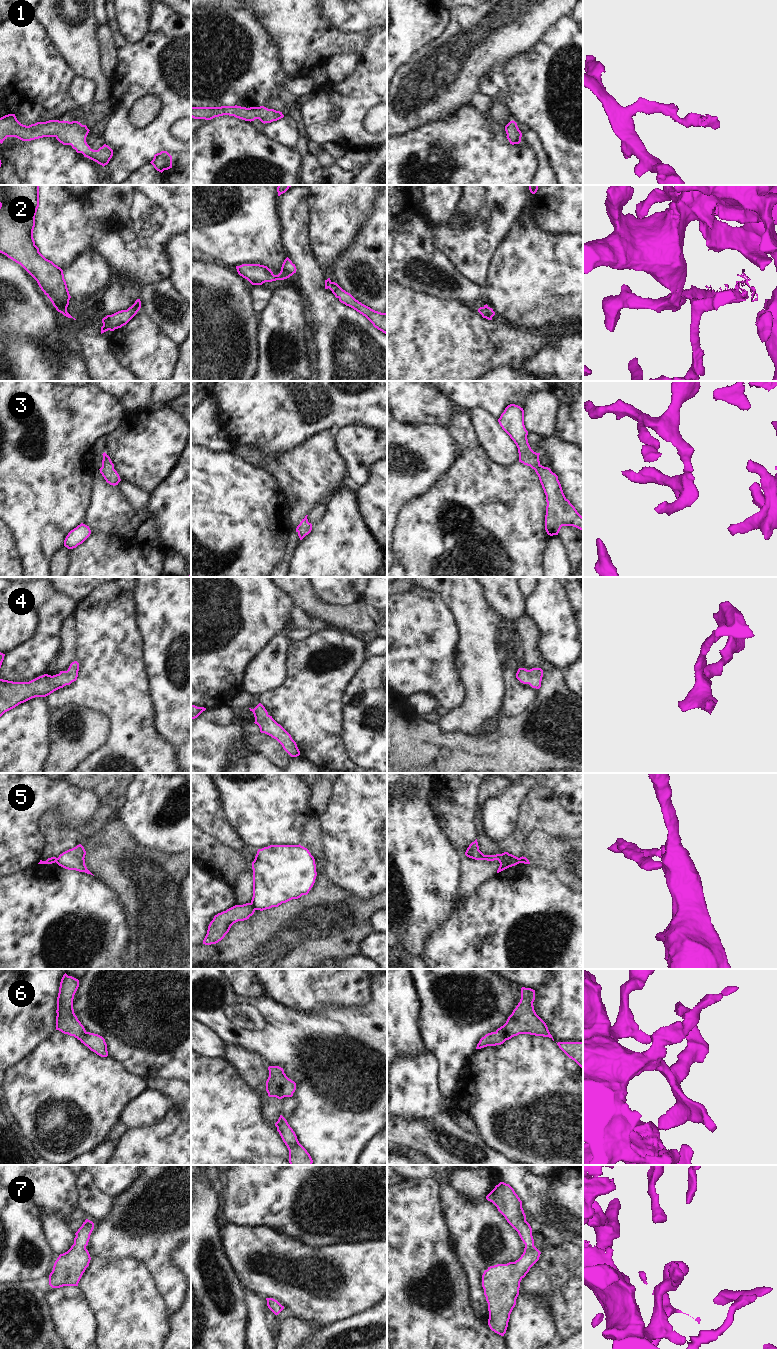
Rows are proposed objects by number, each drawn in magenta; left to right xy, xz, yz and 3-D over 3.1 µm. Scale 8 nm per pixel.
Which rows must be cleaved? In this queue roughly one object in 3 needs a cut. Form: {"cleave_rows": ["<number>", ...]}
{"cleave_rows": ["5"]}

